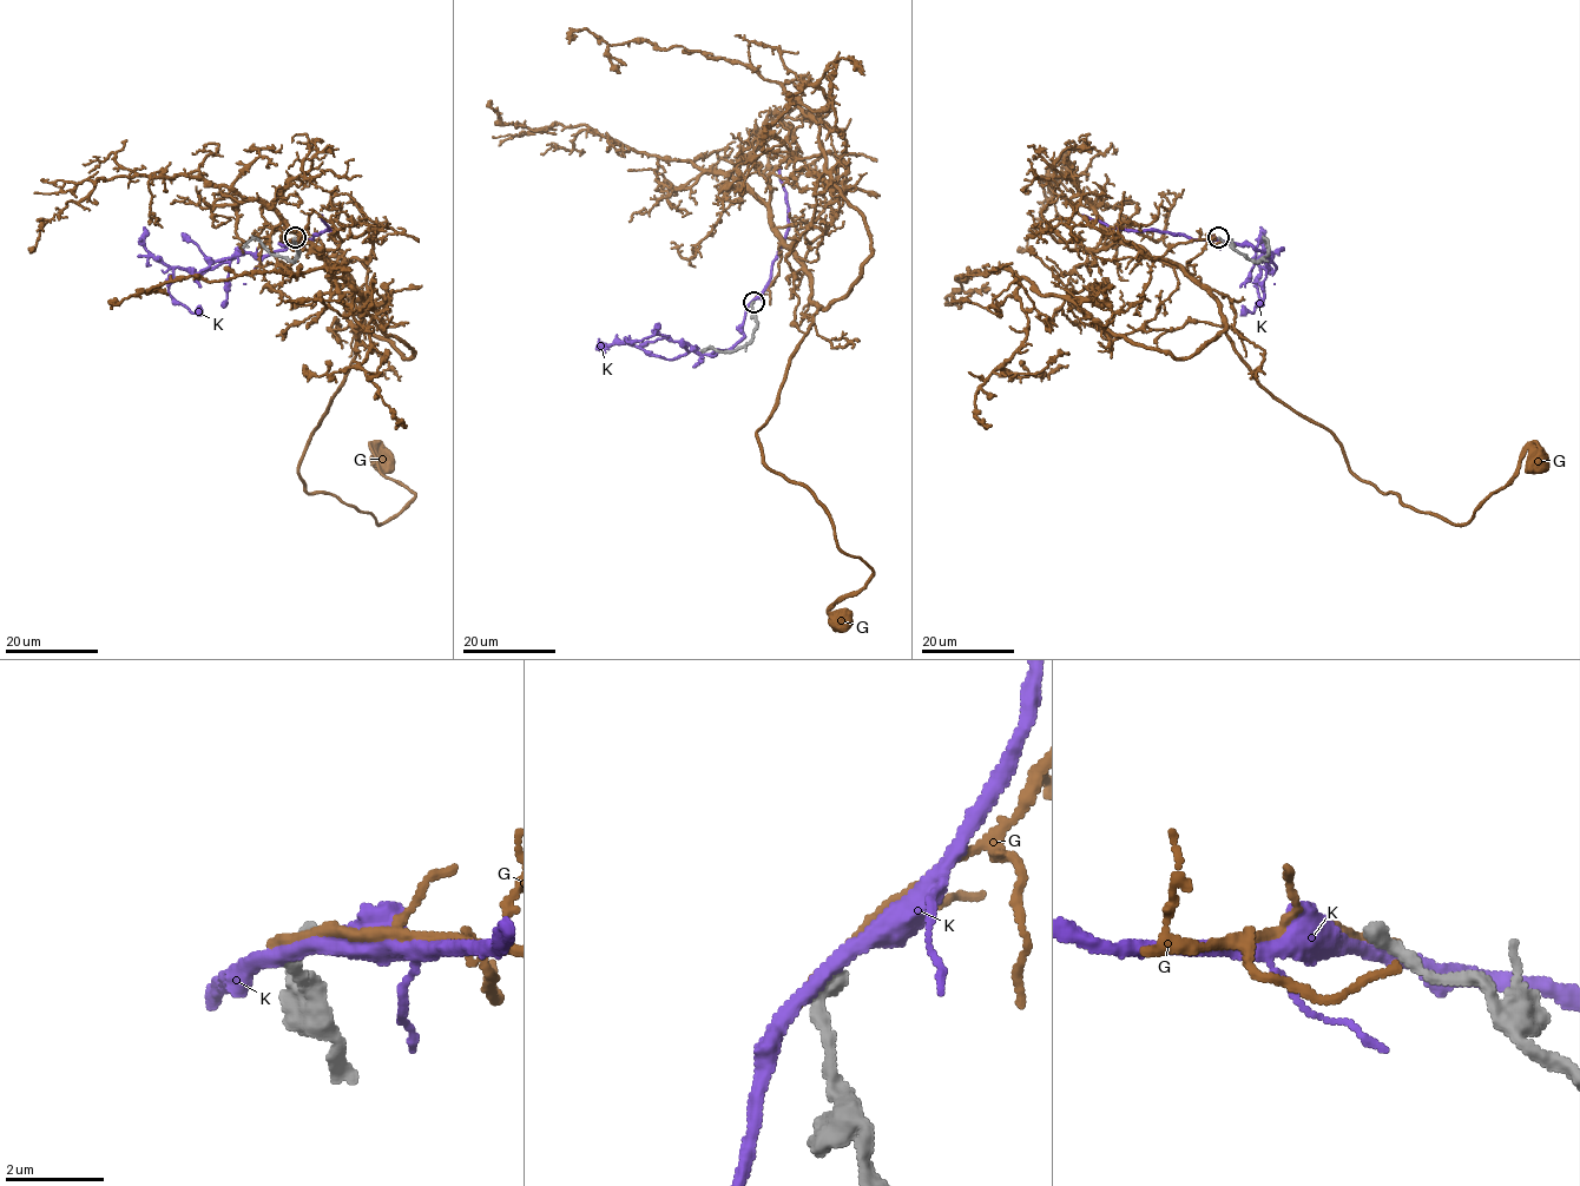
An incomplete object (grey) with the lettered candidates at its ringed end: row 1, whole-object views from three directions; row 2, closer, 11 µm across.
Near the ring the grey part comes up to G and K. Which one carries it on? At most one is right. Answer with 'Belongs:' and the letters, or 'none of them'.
Belongs: none of them

